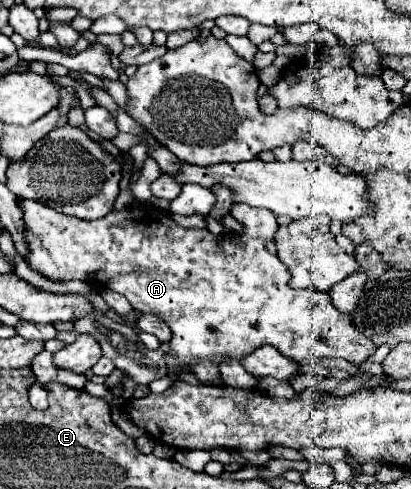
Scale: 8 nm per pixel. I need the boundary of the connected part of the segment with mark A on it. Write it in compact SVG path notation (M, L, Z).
M23 200L19 206L25 214L27 242L31 248L27 262L33 270L49 278L59 278L61 282L81 280L99 288L111 288L113 292L125 296L133 310L155 314L171 328L173 338L169 348L175 362L169 364L169 376L191 372L191 368L199 362L221 364L227 358L241 360L265 344L277 348L283 356L293 356L293 360L299 362L307 358L345 358L347 362L359 366L375 354L375 344L351 324L349 316L331 306L327 292L309 288L295 290L289 286L291 276L285 270L285 264L281 264L281 260L275 254L269 254L265 248L265 244L275 238L279 228L273 212L265 208L233 204L231 216L245 226L243 234L229 232L215 236L209 230L181 228L167 212L147 204L135 204L121 212L109 212L99 220L67 216L35 200Z

